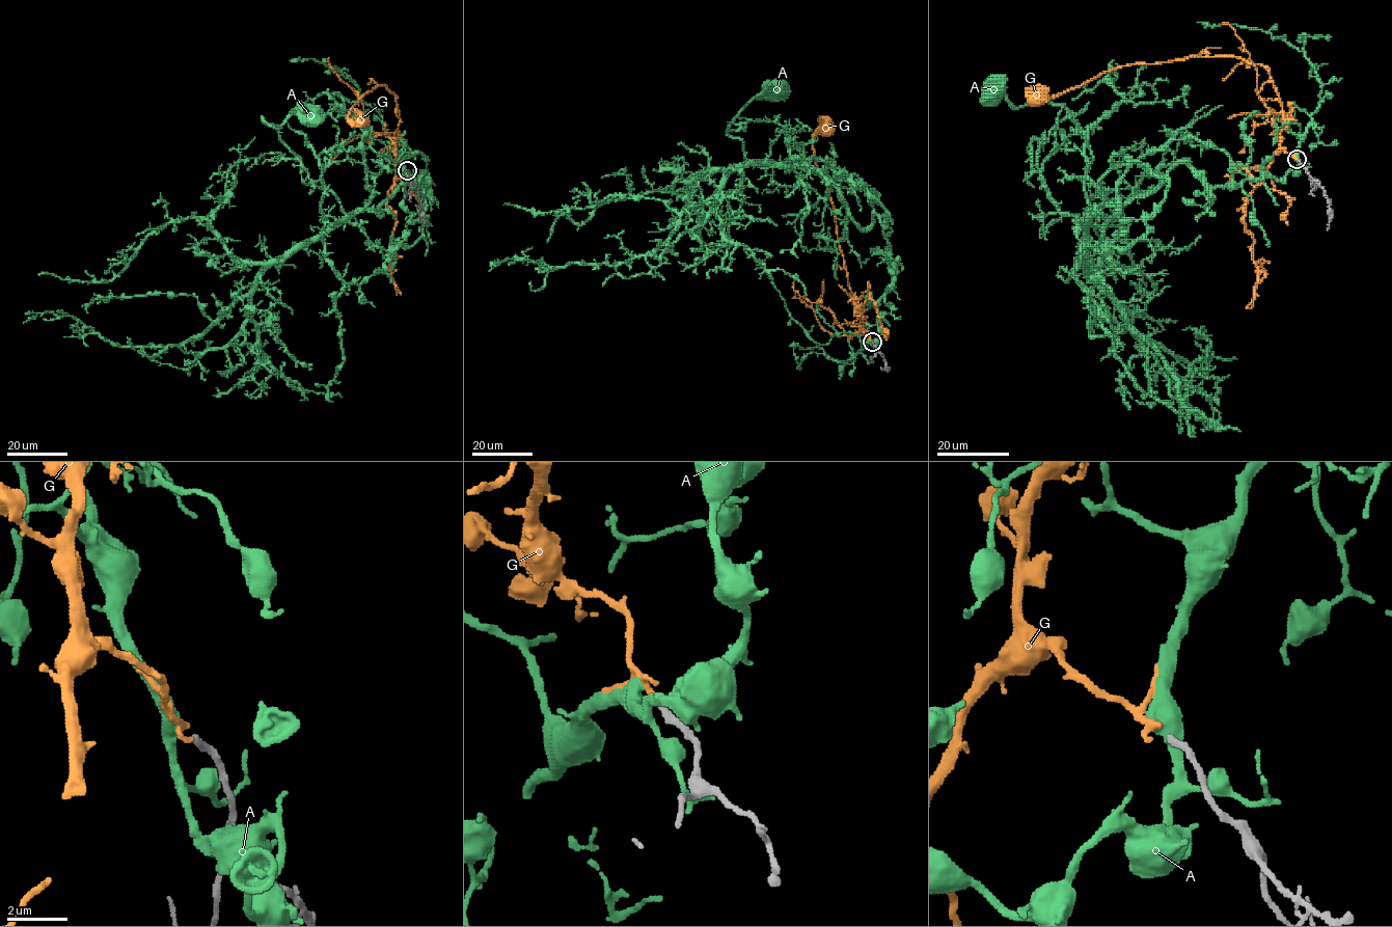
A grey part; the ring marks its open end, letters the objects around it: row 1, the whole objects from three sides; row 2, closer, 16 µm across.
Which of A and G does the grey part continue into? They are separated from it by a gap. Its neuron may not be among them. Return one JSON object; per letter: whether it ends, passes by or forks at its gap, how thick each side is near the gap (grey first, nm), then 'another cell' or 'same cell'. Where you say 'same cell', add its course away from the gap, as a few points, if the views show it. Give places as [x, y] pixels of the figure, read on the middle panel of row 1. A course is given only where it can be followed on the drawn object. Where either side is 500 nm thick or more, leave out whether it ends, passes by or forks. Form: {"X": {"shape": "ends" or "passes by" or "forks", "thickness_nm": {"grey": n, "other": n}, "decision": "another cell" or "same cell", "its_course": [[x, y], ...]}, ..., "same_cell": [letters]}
{"A": {"thickness_nm": {"grey": 240, "other": 500}, "decision": "another cell"}, "G": {"shape": "passes by", "thickness_nm": {"grey": 240, "other": 160}, "decision": "same cell", "its_course": [[872, 341], [860, 328], [863, 331], [865, 326], [851, 295], [833, 205], [814, 158], [813, 138], [825, 125]]}, "same_cell": ["G"]}

